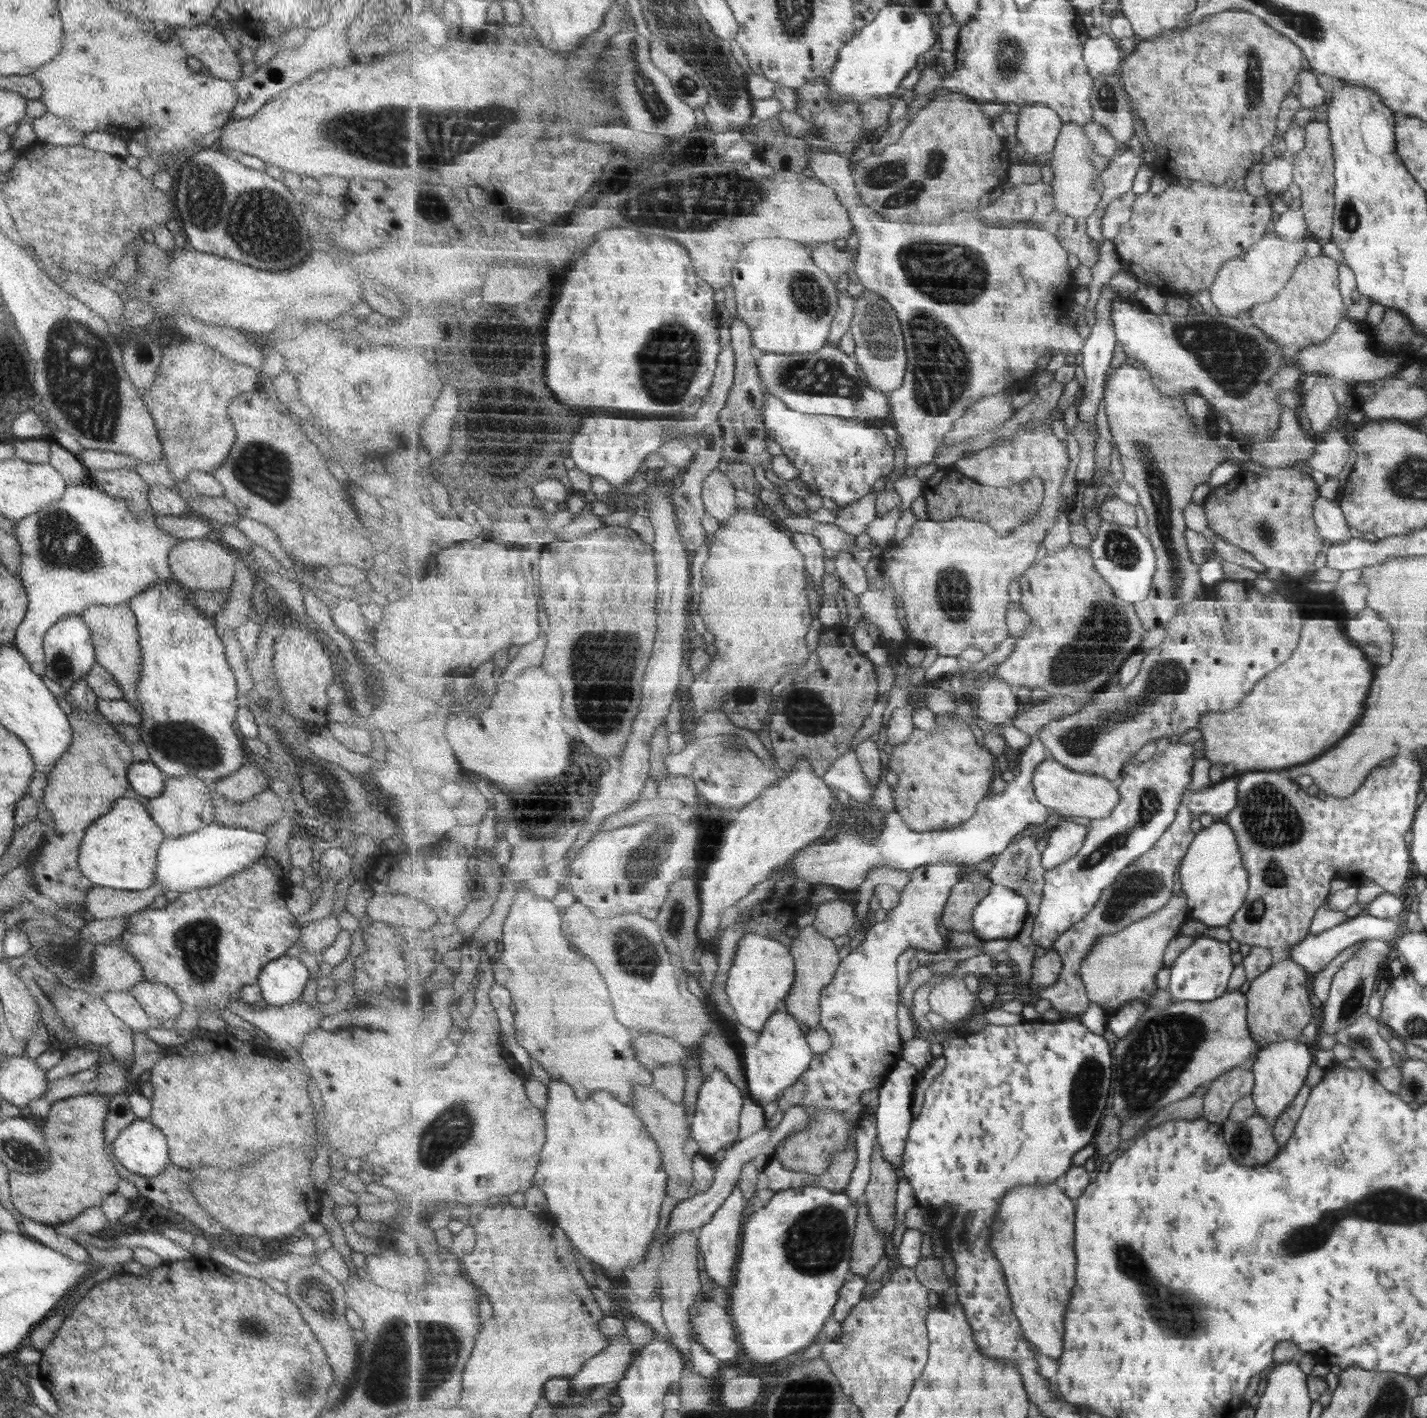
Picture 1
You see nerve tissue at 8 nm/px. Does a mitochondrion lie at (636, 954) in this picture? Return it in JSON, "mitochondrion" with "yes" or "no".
{"mitochondrion":"yes"}

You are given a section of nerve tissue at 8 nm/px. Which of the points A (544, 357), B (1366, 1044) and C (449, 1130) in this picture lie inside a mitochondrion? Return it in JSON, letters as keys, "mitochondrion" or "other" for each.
{"A":"other","B":"mitochondrion","C":"mitochondrion"}

